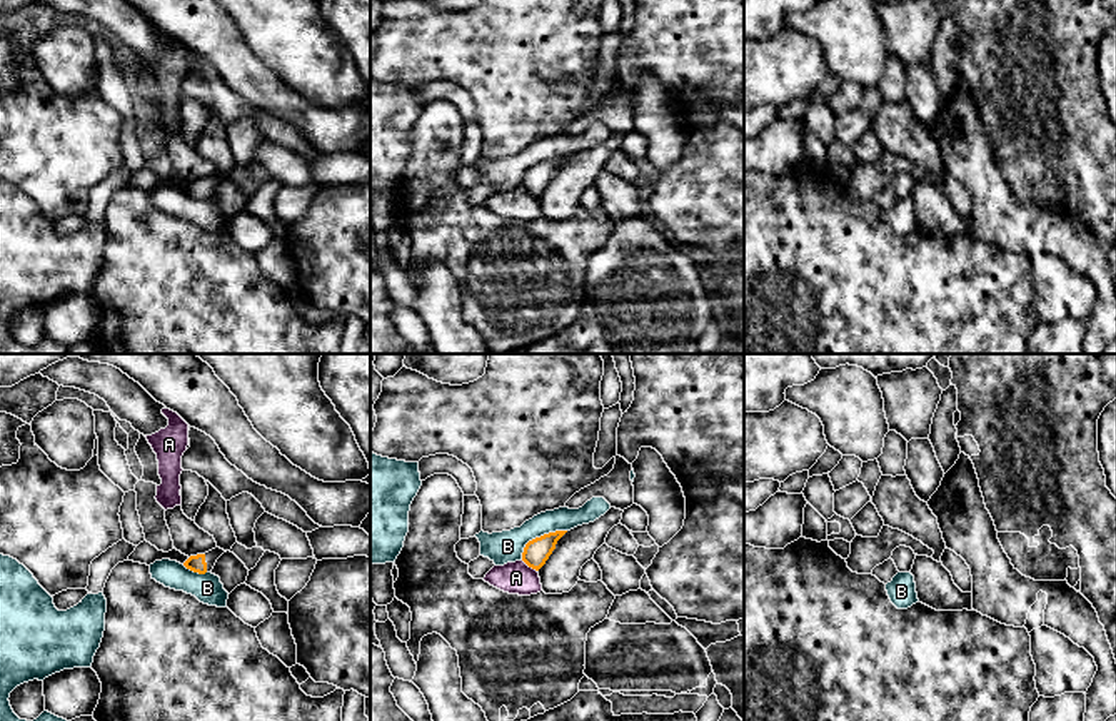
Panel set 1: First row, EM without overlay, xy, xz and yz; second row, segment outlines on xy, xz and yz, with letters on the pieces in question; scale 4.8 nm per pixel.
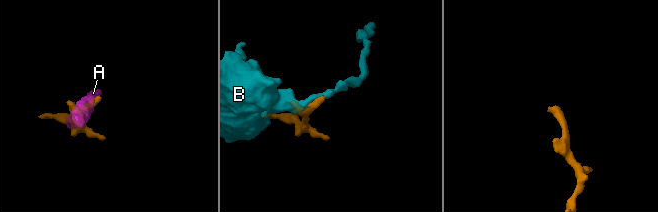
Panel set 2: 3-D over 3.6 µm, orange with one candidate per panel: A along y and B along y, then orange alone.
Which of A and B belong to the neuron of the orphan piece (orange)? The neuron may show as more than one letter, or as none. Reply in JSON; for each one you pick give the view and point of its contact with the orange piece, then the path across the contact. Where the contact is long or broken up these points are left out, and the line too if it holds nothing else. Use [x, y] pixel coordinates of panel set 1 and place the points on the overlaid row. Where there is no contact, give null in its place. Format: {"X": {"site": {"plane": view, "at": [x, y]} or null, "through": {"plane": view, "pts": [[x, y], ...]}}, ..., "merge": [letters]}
{"merge": []}

